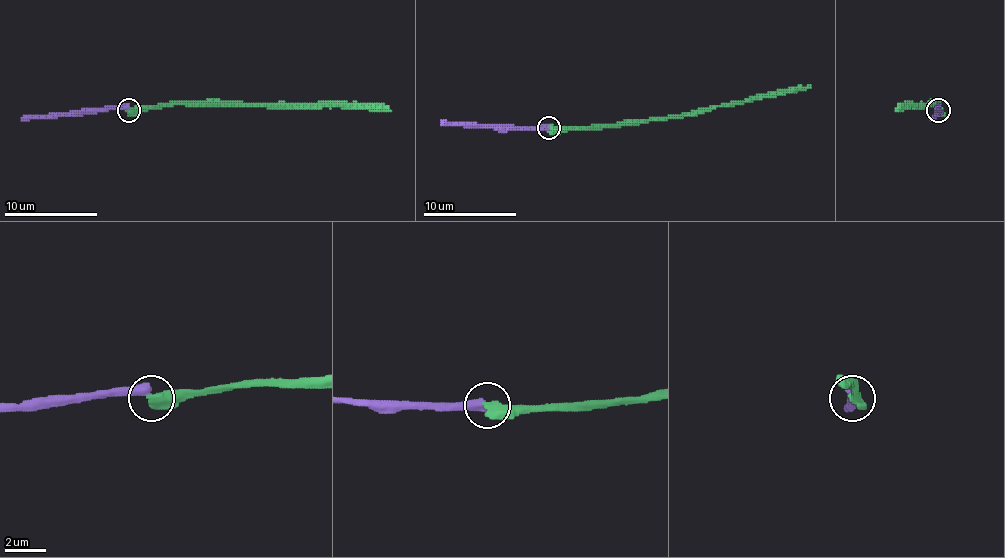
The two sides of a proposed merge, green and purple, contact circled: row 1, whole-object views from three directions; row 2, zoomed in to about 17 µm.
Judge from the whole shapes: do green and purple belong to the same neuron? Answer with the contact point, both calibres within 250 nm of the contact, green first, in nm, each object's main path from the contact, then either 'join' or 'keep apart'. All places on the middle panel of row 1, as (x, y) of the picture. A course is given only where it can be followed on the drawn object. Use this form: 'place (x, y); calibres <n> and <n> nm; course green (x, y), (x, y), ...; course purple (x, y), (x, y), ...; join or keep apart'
place (548, 128); calibres 600 and 440 nm; course green (548, 127), (638, 125), (796, 92), (810, 85); course purple (548, 127), (445, 125), (441, 120); keep apart

